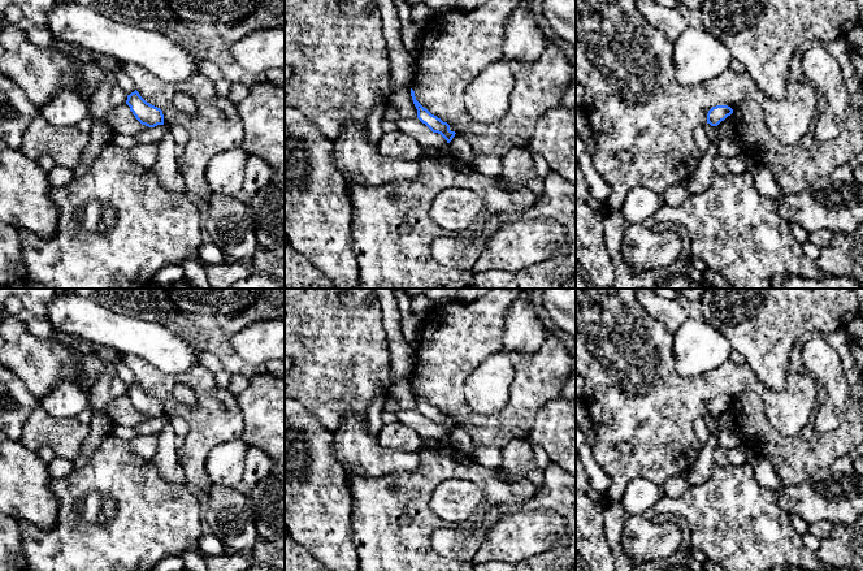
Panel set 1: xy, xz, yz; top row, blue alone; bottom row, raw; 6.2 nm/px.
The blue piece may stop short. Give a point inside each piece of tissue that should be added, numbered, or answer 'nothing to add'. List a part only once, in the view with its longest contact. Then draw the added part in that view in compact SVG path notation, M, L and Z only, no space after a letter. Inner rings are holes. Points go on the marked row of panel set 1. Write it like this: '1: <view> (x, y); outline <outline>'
nothing to add

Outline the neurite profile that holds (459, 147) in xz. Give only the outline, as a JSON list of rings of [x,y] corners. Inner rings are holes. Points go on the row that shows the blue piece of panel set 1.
[[[455,134],[452,140],[448,143],[448,155],[463,160],[470,168],[473,166],[474,151],[468,140],[460,134]]]

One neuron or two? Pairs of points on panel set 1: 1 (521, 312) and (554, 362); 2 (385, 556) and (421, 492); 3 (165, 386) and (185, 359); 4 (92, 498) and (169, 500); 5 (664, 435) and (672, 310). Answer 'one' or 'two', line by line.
1: two
2: one
3: two
4: one
5: two

